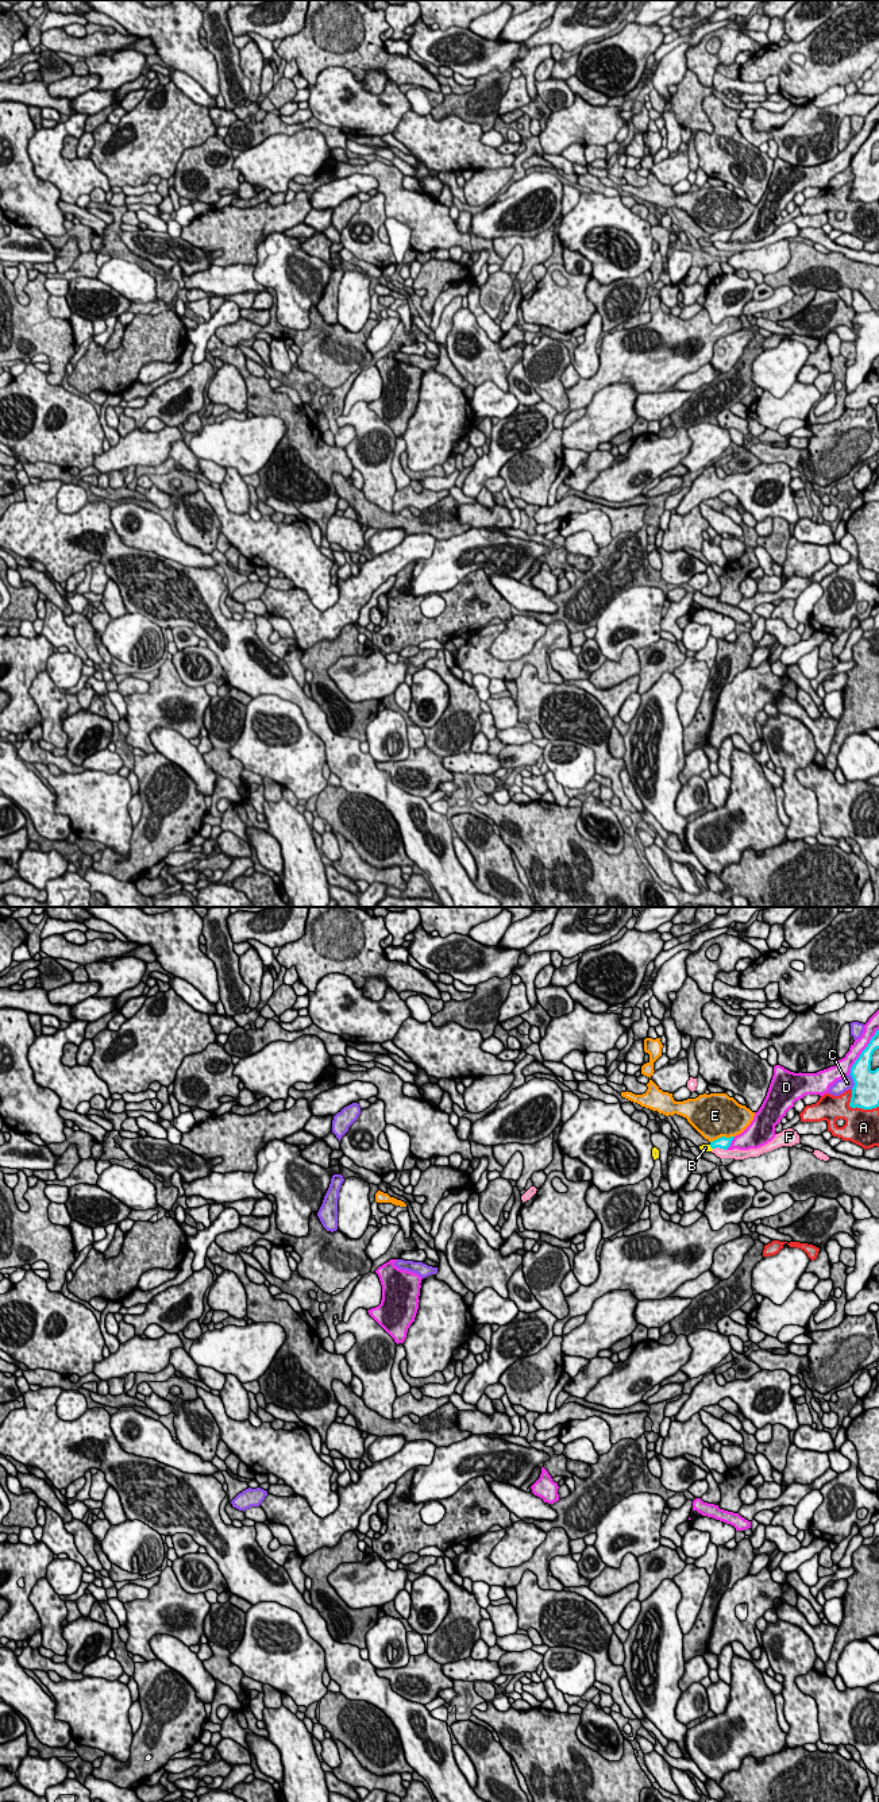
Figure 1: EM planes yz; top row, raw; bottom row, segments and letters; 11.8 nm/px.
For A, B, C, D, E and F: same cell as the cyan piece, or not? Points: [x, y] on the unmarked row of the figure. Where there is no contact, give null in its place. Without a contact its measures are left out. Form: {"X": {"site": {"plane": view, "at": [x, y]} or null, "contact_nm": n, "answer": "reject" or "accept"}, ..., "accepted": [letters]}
{"A": {"site": {"plane": "yz", "at": [856, 199]}, "contact_nm": 400, "answer": "reject"}, "B": {"site": {"plane": "yz", "at": [710, 239]}, "contact_nm": 70, "answer": "accept"}, "C": {"site": {"plane": "yz", "at": [854, 174]}, "contact_nm": 190, "answer": "reject"}, "D": {"site": {"plane": "yz", "at": [862, 145]}, "contact_nm": 650, "answer": "reject"}, "E": {"site": {"plane": "yz", "at": [721, 230]}, "contact_nm": 300, "answer": "reject"}, "F": {"site": {"plane": "yz", "at": [720, 240]}, "contact_nm": 160, "answer": "reject"}, "accepted": ["B"]}

